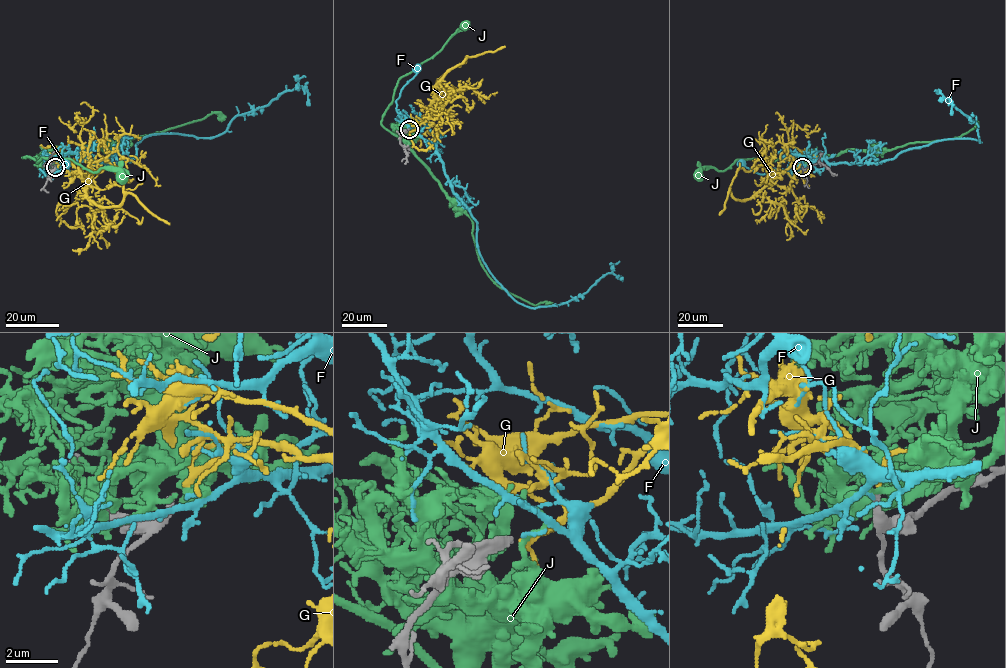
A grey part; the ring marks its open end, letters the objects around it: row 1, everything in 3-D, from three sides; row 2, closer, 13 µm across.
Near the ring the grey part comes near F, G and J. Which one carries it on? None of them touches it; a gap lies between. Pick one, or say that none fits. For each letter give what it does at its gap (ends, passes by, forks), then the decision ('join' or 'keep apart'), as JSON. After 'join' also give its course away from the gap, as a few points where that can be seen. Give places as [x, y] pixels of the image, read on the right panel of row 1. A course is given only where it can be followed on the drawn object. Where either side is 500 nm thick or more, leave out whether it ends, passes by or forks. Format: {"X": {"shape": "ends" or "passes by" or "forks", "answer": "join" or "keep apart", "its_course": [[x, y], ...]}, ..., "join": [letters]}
{"F": {"shape": "ends", "answer": "keep apart"}, "G": {"shape": "passes by", "answer": "join", "its_course": [[802, 166], [745, 200], [730, 190], [740, 168], [761, 166], [764, 153], [765, 182]]}, "J": {"shape": "passes by", "answer": "keep apart"}, "join": ["G"]}

